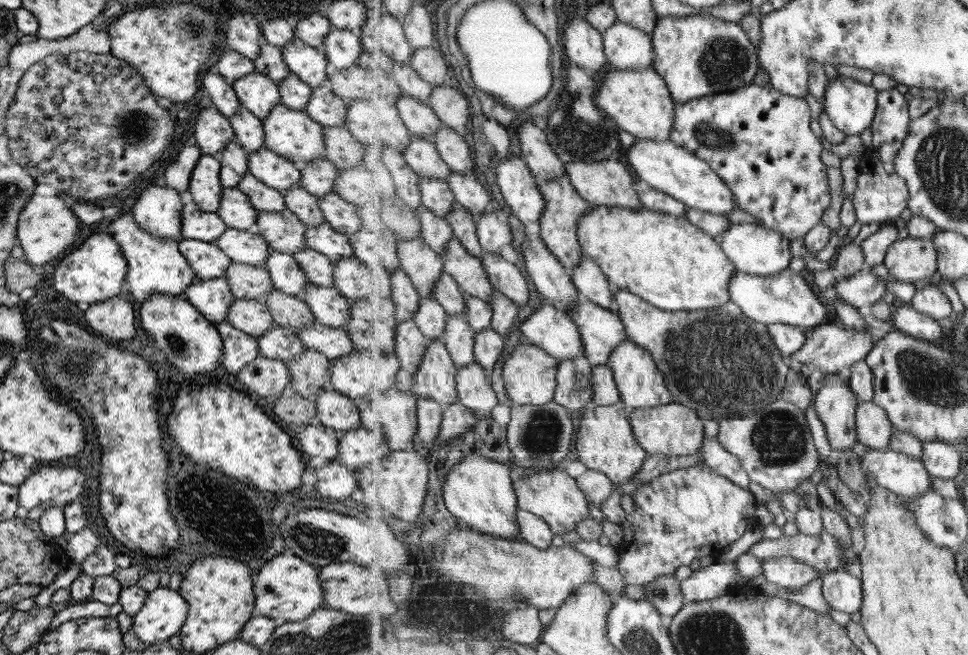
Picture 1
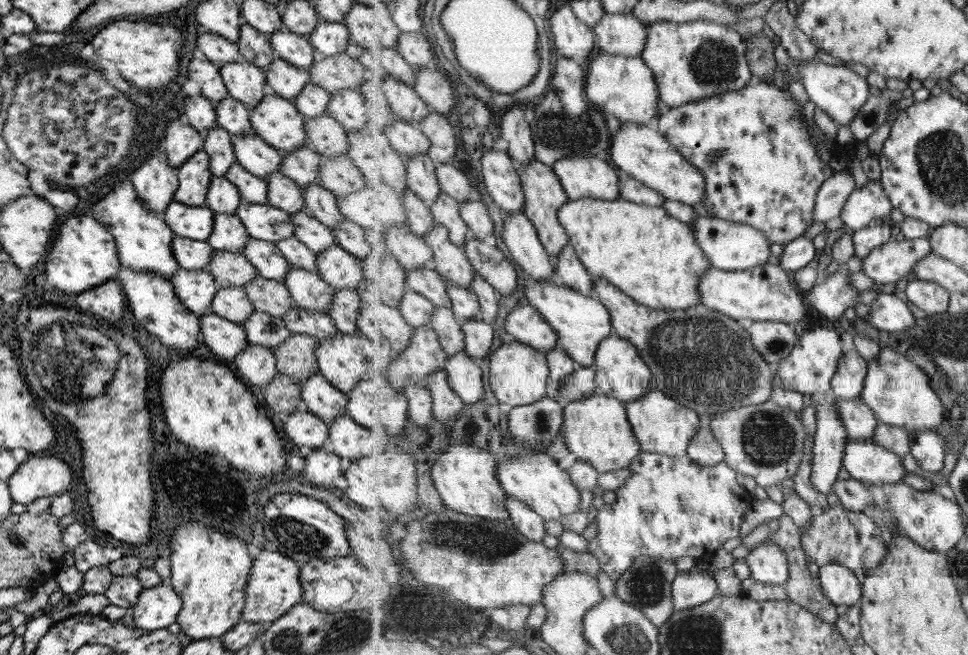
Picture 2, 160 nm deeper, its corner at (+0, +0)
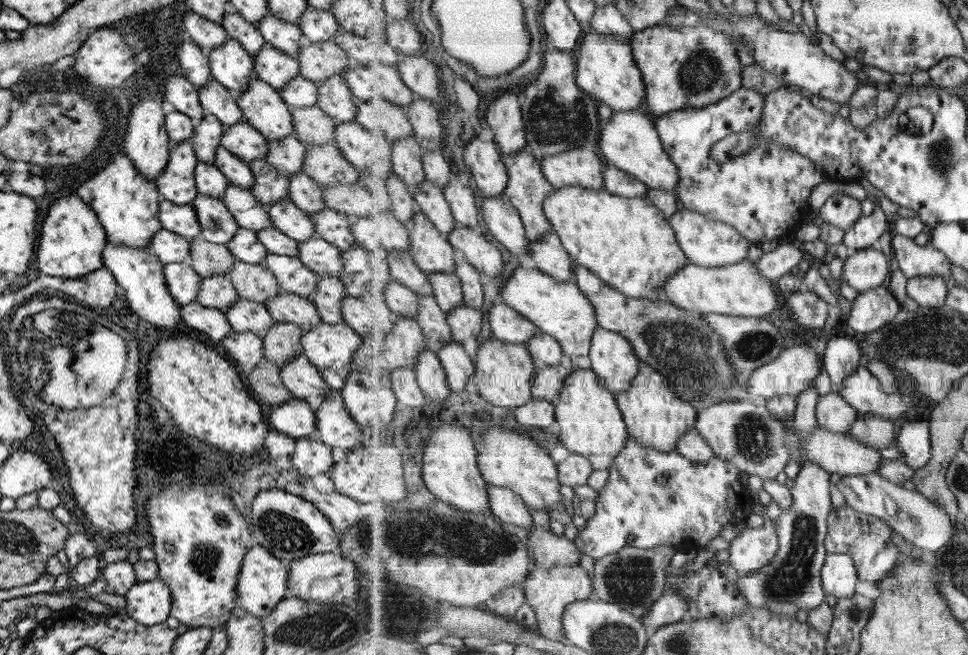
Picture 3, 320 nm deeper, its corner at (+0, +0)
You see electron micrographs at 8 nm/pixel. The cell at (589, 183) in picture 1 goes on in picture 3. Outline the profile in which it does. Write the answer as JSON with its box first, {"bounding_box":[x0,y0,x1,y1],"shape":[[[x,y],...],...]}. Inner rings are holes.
{"bounding_box":[540,148,604,190],"shape":[[[578,148],[544,156],[540,161],[547,180],[555,189],[584,186],[599,190],[604,187],[603,162],[595,152]]]}

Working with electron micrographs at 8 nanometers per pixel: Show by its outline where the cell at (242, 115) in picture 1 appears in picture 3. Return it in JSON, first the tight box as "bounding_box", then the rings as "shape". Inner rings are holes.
{"bounding_box":[196,77,244,126],"shape":[[[212,77],[196,91],[203,112],[215,116],[223,126],[231,126],[237,121],[244,122],[235,95]]]}

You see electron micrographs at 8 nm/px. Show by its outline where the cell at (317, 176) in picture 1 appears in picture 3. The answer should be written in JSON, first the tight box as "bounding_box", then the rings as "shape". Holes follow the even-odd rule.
{"bounding_box":[264,134,307,176],"shape":[[[293,134],[280,139],[266,140],[267,152],[264,161],[277,172],[287,176],[302,170],[302,160],[307,146]]]}

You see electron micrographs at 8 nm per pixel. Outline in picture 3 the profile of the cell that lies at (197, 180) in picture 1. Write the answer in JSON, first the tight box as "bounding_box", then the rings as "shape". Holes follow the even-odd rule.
{"bounding_box":[153,140,197,205],"shape":[[[188,140],[170,145],[164,171],[155,177],[153,182],[159,198],[176,205],[190,204],[197,194],[193,178],[197,161]]]}

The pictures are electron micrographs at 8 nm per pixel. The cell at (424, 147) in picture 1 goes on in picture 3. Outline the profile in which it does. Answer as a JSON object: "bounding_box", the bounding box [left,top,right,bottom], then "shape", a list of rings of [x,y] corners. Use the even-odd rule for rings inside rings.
{"bounding_box":[354,100,414,142],"shape":[[[367,100],[367,102],[356,101],[354,120],[360,124],[365,130],[380,133],[383,131],[385,136],[392,142],[408,136],[414,136],[414,128],[412,122],[407,115],[407,108],[391,104],[387,100]]]}

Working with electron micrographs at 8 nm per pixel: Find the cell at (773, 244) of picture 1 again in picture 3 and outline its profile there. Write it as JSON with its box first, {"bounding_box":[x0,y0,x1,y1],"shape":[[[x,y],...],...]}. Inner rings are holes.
{"bounding_box":[669,209,756,267],"shape":[[[689,209],[677,211],[669,219],[688,262],[699,266],[718,267],[742,263],[749,256],[749,244],[756,244],[745,238],[734,226]]]}

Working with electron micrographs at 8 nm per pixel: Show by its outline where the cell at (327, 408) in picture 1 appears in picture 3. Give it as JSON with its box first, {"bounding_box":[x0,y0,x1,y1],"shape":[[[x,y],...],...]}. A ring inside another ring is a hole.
{"bounding_box":[278,354,331,402],"shape":[[[301,354],[293,356],[289,362],[278,367],[282,385],[295,399],[309,402],[310,396],[320,396],[322,400],[331,389],[325,384],[317,369]]]}

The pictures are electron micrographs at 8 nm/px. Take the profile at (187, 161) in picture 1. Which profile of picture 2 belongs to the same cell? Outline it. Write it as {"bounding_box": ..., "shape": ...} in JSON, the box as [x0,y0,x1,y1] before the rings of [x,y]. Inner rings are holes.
{"bounding_box":[161,118,202,170],"shape":[[[183,118],[169,120],[164,131],[161,148],[165,151],[168,165],[173,170],[189,158],[189,155],[201,150],[202,142],[199,134]]]}

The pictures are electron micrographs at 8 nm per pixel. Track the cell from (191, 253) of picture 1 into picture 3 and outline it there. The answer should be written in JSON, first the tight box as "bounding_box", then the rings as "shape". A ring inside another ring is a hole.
{"bounding_box":[148,227,189,264],"shape":[[[161,227],[151,235],[148,247],[162,264],[187,261],[189,240]]]}

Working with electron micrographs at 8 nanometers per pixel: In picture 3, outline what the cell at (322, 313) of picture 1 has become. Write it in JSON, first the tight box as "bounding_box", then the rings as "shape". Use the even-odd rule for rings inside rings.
{"bounding_box":[262,253,319,300],"shape":[[[267,253],[262,262],[282,292],[311,300],[319,276],[310,272],[297,257]]]}

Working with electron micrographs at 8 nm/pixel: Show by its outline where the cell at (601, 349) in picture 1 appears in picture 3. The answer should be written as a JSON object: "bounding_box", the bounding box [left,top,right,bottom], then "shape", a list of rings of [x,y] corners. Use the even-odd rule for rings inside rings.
{"bounding_box":[502,267,601,368],"shape":[[[519,267],[513,272],[513,278],[503,286],[502,301],[530,319],[542,333],[553,336],[561,344],[565,356],[572,361],[573,366],[592,368],[592,340],[596,330],[601,327],[591,300],[574,281],[559,281],[537,267],[528,270]]]}

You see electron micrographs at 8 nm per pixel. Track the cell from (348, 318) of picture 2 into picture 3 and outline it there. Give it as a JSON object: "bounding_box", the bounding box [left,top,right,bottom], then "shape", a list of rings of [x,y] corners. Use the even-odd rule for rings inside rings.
{"bounding_box":[309,274,345,324],"shape":[[[325,274],[325,276],[319,276],[317,288],[313,290],[309,302],[317,310],[321,321],[335,324],[343,319],[341,317],[341,298],[345,298],[343,283],[337,277]]]}

